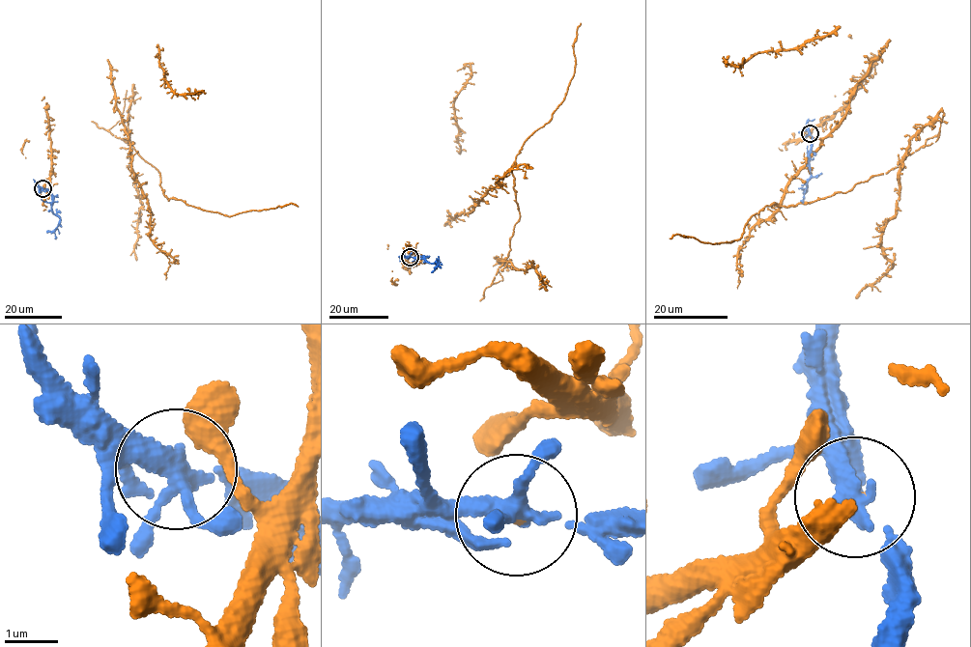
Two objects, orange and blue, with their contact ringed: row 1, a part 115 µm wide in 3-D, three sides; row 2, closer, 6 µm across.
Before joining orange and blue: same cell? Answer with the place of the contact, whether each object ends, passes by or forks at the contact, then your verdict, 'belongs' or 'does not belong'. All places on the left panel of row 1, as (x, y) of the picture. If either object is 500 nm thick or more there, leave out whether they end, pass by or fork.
at (42, 188); orange ends there; blue forks there; belongs

